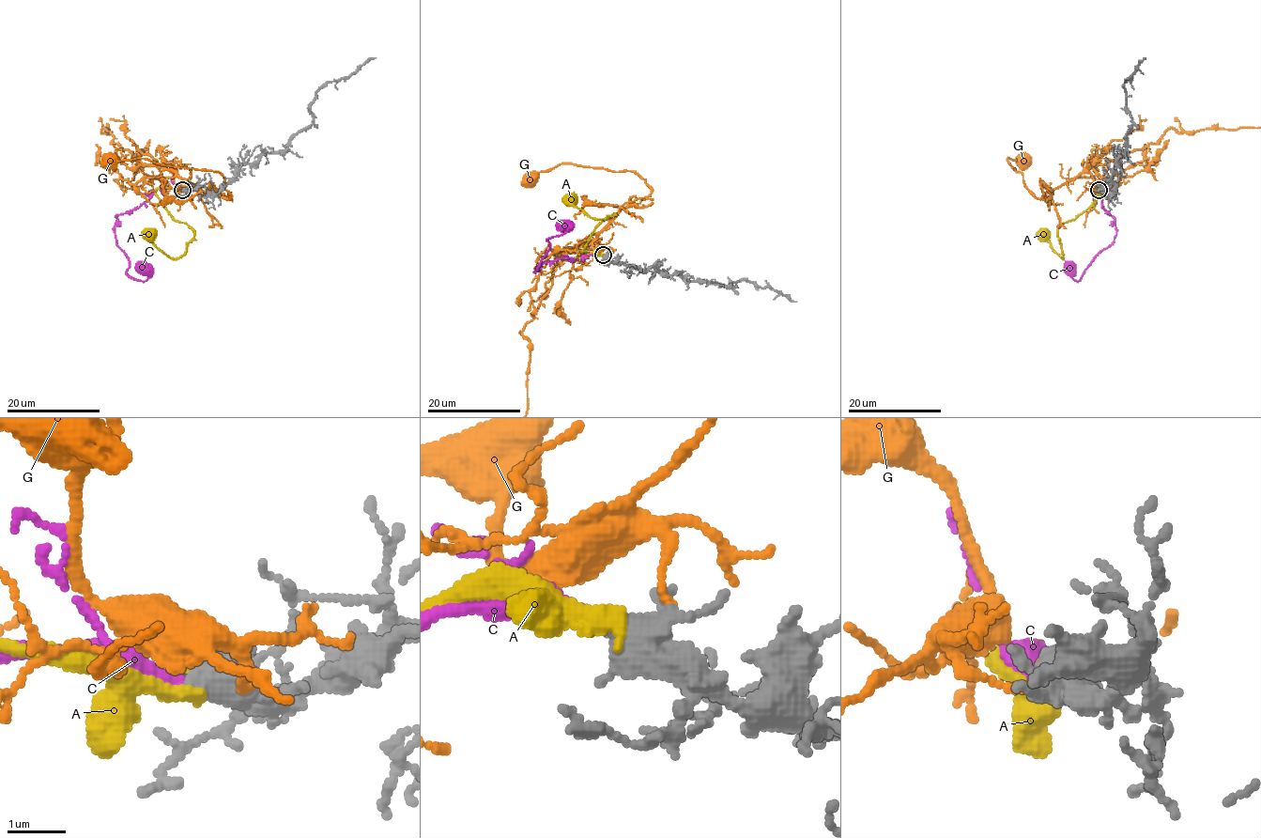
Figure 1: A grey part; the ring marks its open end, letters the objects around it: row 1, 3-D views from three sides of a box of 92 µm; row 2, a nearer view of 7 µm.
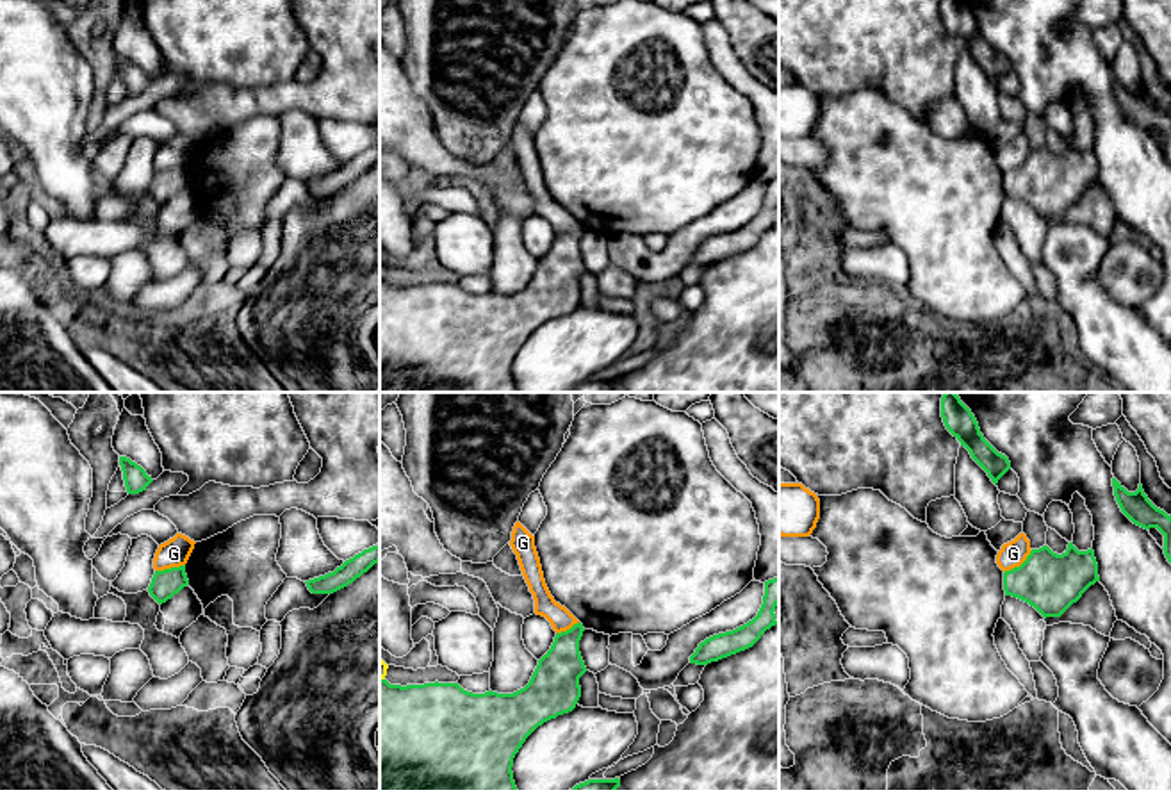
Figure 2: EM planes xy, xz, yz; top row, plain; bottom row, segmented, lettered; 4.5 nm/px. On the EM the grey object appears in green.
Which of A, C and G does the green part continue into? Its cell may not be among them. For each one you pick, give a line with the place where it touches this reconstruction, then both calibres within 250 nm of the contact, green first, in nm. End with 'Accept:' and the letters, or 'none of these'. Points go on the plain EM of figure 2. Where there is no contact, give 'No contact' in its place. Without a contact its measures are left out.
C: No contact
Accept: C

